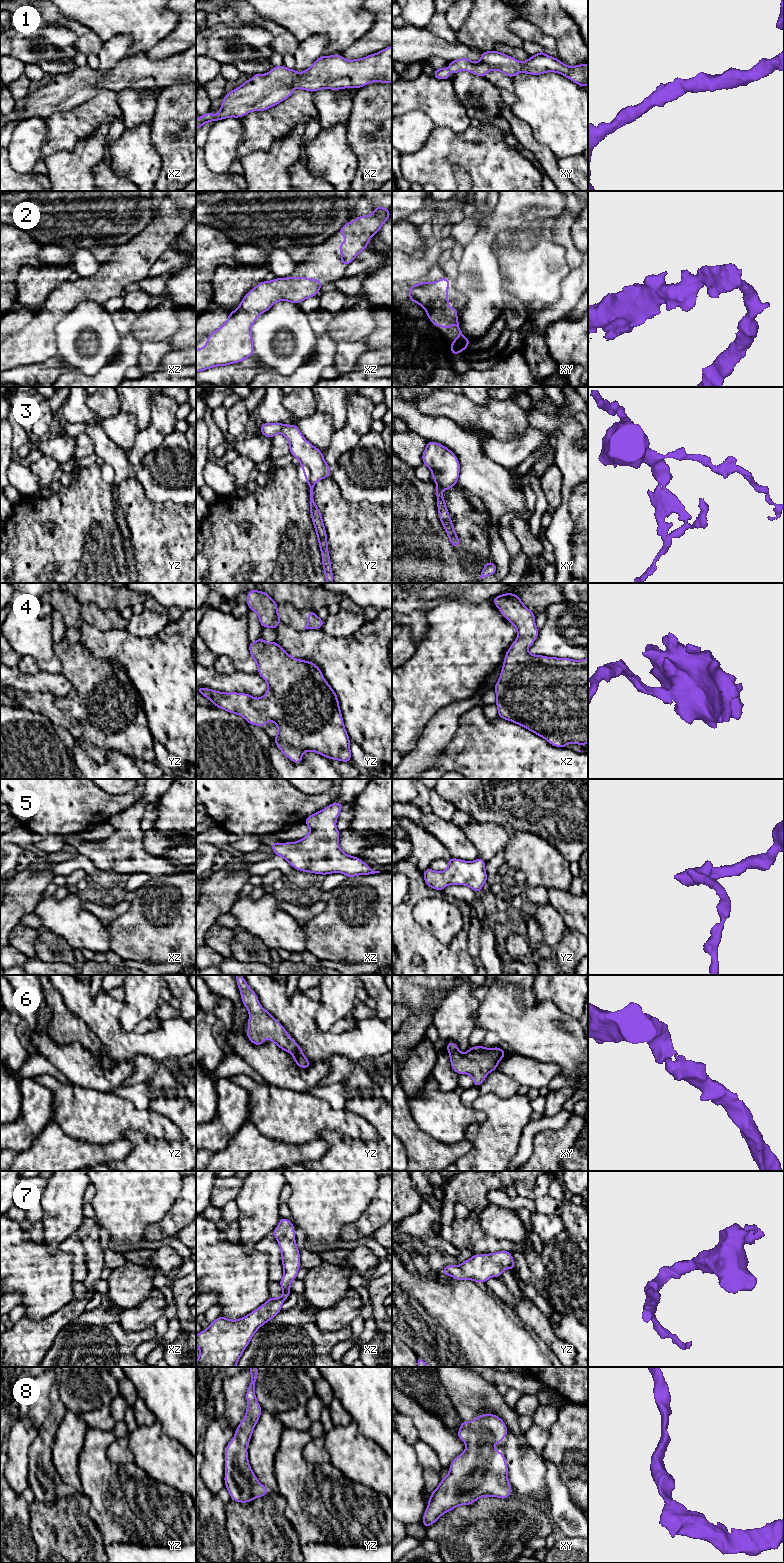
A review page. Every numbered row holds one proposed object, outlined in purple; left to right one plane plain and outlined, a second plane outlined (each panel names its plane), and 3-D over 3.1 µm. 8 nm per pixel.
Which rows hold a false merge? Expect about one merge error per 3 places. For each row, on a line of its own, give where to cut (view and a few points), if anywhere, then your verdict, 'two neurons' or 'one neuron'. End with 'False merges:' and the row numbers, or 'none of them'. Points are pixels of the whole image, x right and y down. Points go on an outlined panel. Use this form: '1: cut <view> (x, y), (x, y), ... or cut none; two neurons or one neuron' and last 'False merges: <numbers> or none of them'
1: cut none; one neuron
2: cut none; one neuron
3: cut xy (437, 484), (440, 488); two neurons
4: cut none; one neuron
5: cut none; one neuron
6: cut none; one neuron
7: cut none; one neuron
8: cut none; one neuron
False merges: 3

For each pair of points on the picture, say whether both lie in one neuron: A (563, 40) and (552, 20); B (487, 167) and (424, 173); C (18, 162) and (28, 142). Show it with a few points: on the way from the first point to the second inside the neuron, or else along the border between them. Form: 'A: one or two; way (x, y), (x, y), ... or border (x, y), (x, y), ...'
A: one; way (563, 35), (563, 31), (557, 25)
B: one; way (471, 160), (440, 160)
C: one; way (23, 157), (25, 147)

